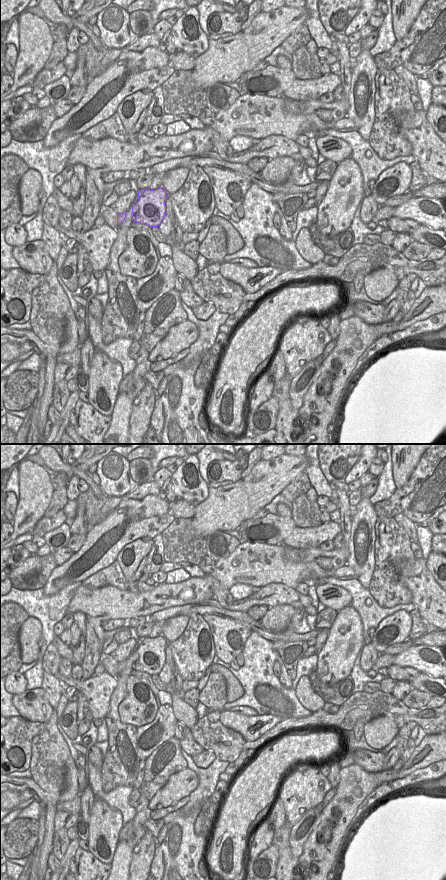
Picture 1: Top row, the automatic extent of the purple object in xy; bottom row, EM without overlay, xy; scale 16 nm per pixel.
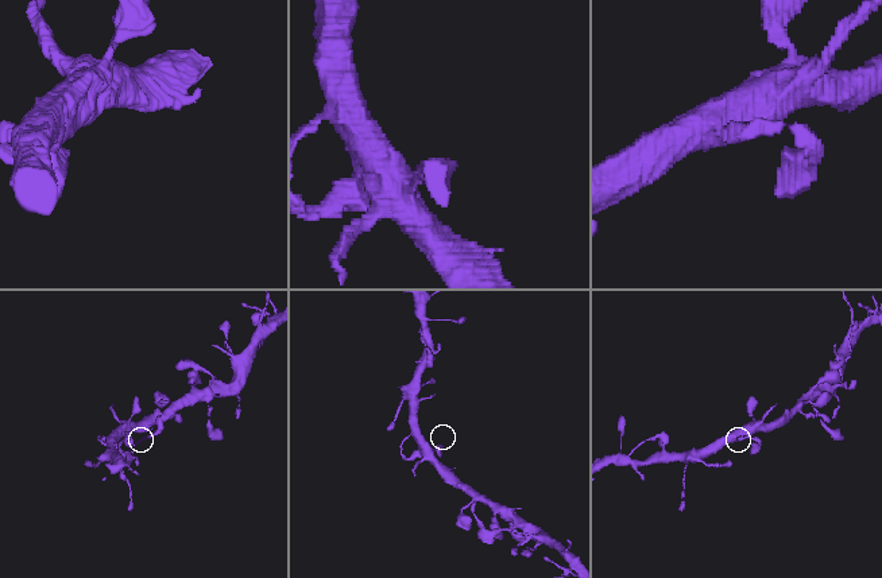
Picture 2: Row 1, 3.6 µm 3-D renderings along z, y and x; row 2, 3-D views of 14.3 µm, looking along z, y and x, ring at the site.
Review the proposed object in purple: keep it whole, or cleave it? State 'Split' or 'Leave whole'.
Leave whole

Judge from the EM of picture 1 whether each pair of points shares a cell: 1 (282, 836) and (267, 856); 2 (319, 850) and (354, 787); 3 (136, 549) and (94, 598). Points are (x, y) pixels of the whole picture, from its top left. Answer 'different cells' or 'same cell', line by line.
1: different cells
2: same cell
3: different cells

